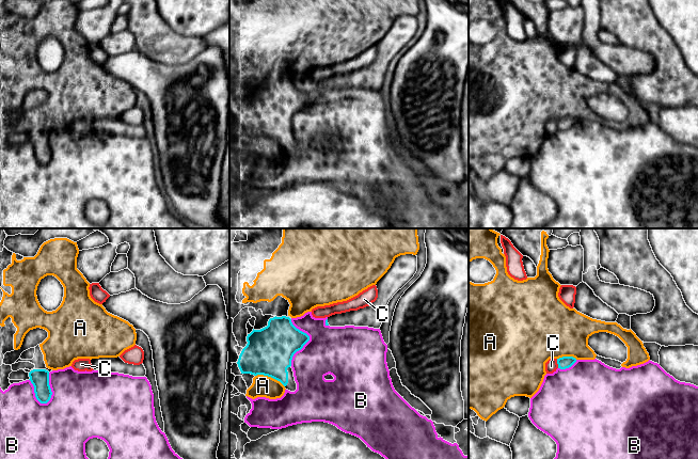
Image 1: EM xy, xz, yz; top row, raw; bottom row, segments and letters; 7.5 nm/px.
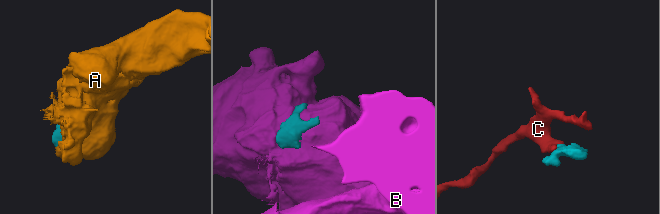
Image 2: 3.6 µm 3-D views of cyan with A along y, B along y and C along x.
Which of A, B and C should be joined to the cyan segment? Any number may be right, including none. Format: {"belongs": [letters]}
{"belongs": []}

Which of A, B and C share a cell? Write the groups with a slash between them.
A / B / C

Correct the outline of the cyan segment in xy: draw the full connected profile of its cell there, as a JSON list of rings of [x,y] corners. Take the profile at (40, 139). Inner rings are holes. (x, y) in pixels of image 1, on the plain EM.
[[[33,130],[29,133],[29,138],[34,147],[36,160],[41,164],[47,164],[52,156],[49,146],[49,132],[46,130]]]

